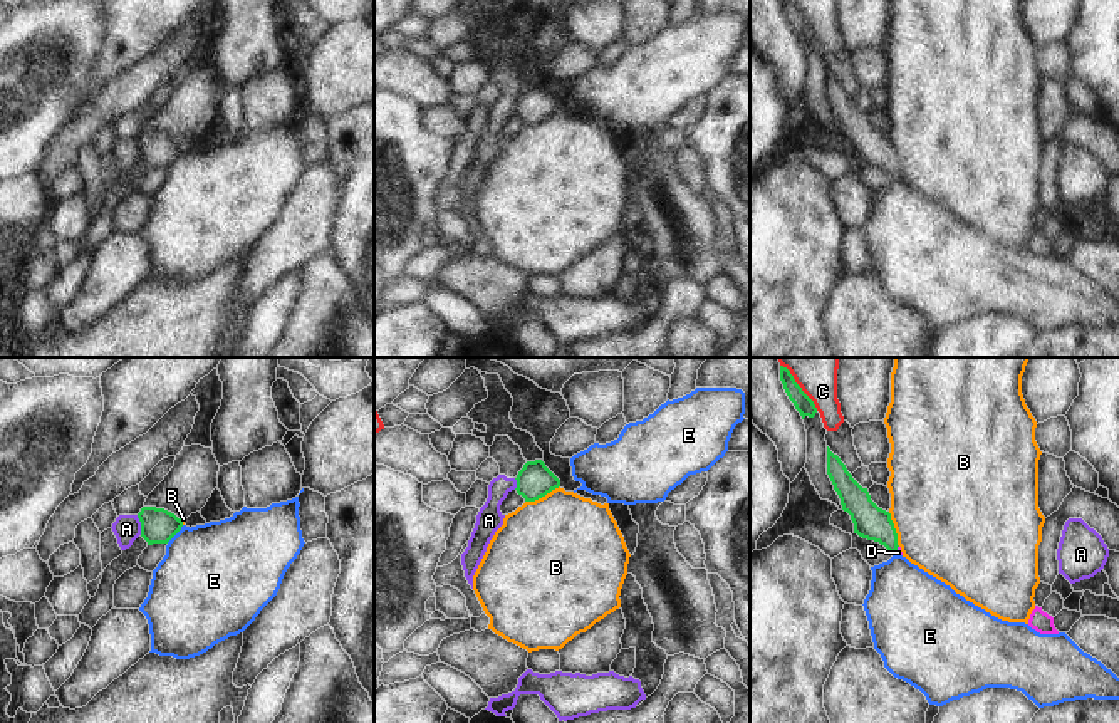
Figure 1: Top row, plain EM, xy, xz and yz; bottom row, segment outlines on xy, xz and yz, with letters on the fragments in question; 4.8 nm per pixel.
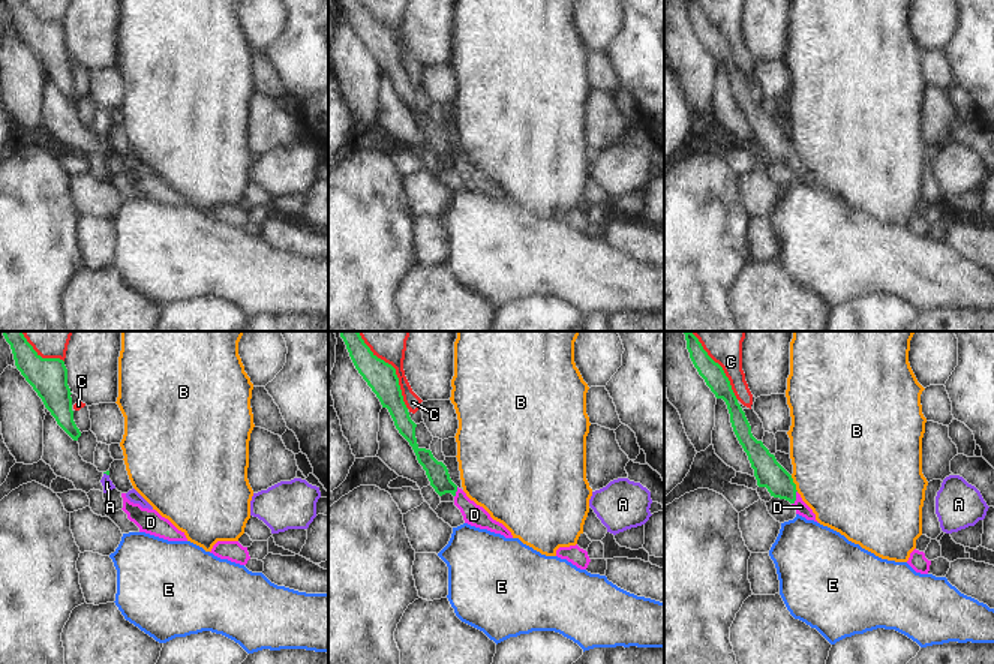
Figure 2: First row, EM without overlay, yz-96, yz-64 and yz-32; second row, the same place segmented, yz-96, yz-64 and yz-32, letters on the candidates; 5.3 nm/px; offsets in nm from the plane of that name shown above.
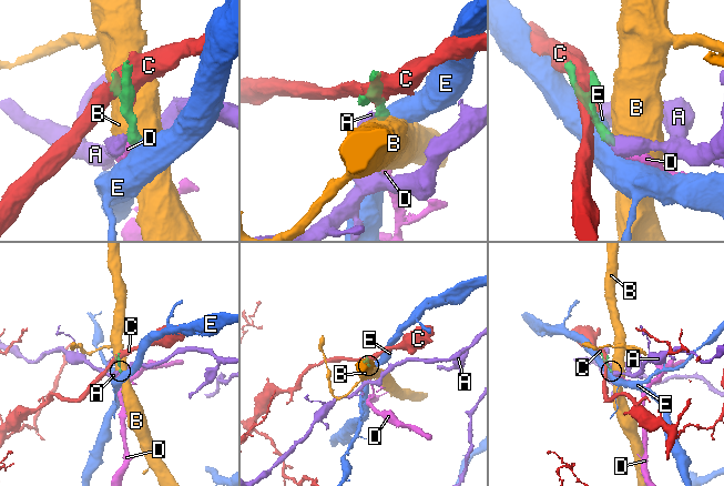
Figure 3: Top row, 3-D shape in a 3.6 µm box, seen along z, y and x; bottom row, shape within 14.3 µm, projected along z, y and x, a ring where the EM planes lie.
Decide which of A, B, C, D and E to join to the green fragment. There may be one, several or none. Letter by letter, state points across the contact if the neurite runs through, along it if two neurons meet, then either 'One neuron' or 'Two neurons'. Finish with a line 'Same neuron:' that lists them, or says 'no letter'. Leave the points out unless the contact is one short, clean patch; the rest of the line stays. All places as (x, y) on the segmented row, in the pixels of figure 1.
A: Boundary: xy (136, 515), (141, 534). Two neurons
B: Boundary: xz (559, 485), (525, 502). Two neurons
C: Two neurons
D: Path across: yz (871, 522), (896, 549), (898, 552). One neuron
E: Boundary: xy (183, 525), (166, 542). Two neurons
Same neuron: D.

